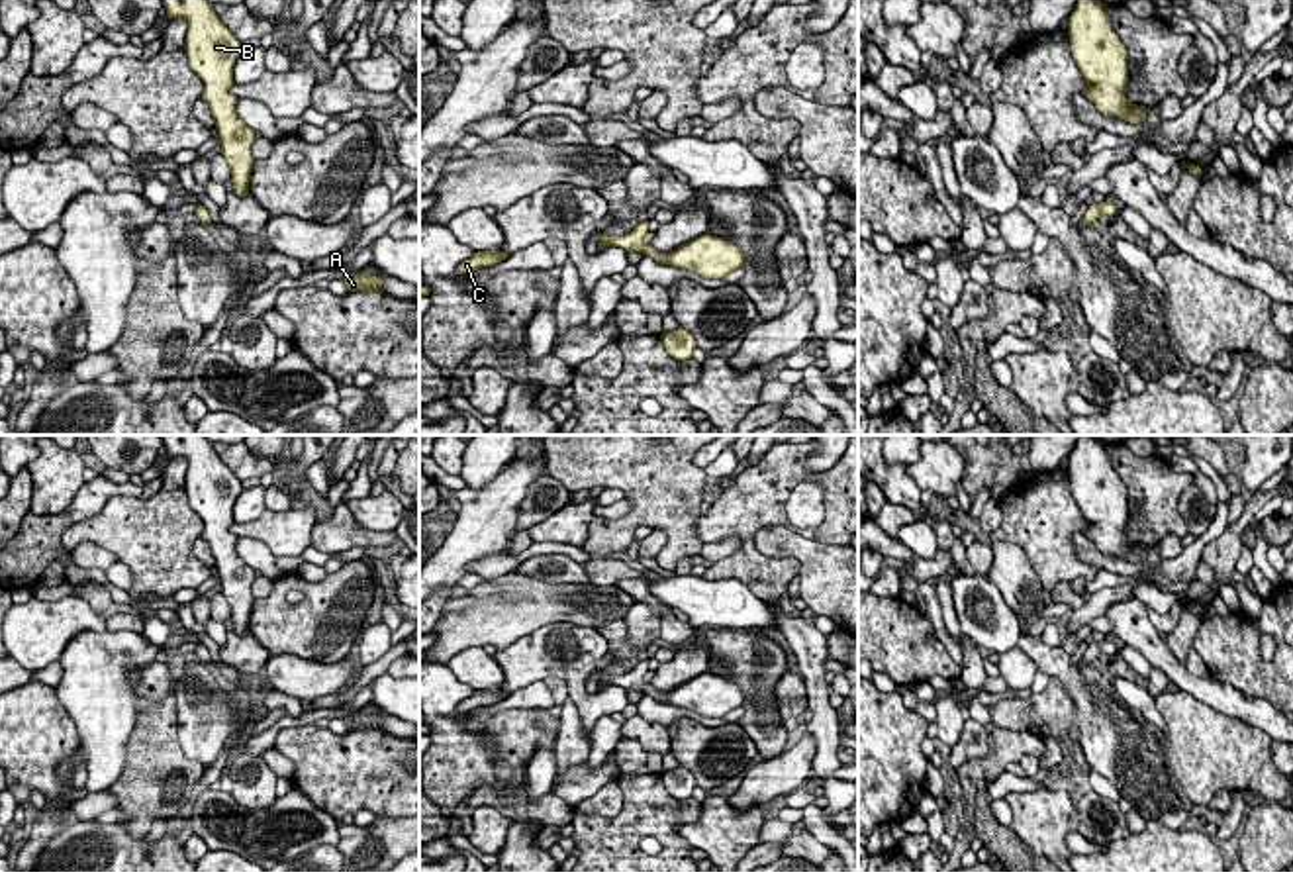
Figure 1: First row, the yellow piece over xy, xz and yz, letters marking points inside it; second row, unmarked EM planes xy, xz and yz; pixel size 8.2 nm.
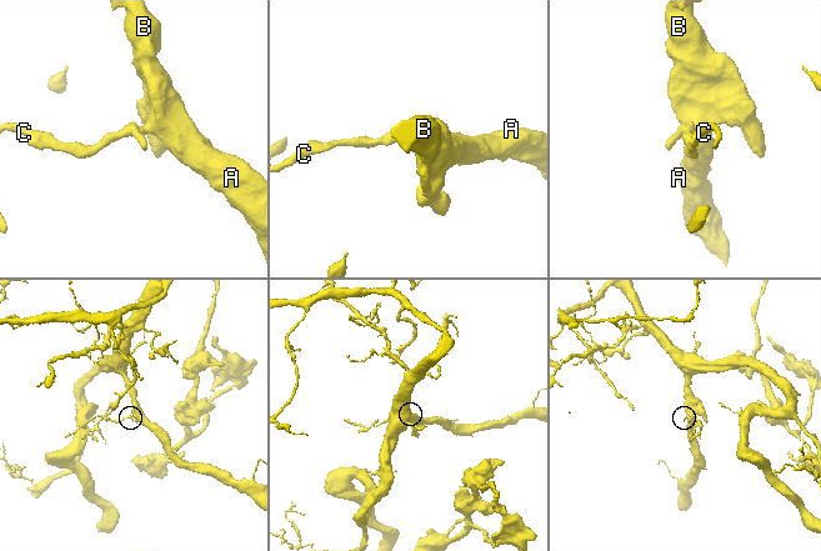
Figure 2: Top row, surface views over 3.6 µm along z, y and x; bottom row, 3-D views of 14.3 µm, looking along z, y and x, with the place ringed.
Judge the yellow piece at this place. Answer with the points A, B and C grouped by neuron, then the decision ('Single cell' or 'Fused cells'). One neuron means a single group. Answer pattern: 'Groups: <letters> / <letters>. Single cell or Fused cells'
Groups: A B C. Single cell

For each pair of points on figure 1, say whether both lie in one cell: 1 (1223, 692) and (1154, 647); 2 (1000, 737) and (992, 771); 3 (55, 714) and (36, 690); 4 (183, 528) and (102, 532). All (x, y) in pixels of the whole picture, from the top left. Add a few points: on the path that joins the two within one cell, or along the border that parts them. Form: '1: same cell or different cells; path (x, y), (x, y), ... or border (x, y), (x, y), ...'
1: same cell; path (1205, 690), (1190, 684), (1170, 665)
2: same cell; path (1000, 745), (1000, 755), (994, 763)
3: same cell; path (49, 708), (38, 696)
4: same cell; path (163, 528), (122, 530)

